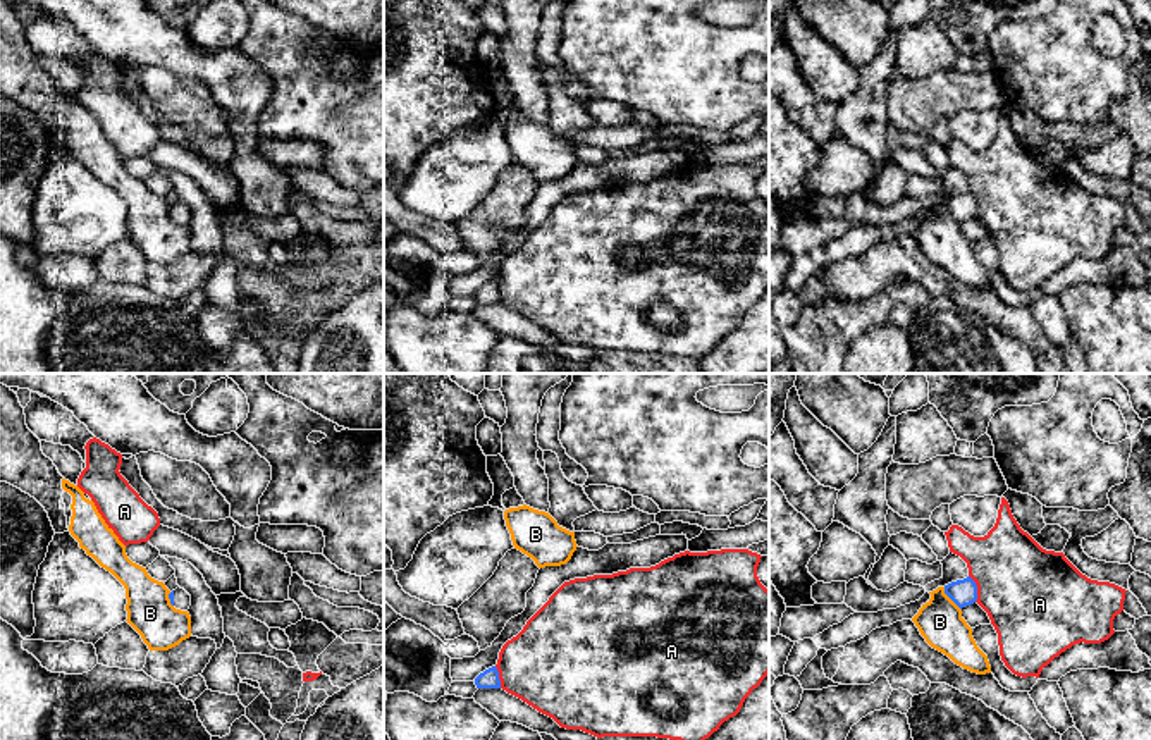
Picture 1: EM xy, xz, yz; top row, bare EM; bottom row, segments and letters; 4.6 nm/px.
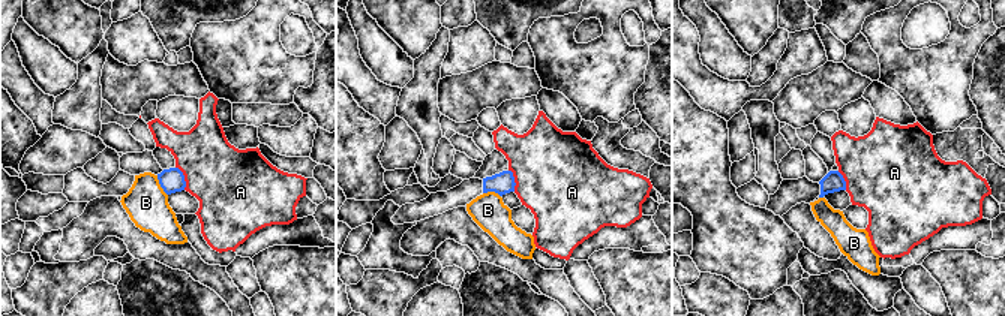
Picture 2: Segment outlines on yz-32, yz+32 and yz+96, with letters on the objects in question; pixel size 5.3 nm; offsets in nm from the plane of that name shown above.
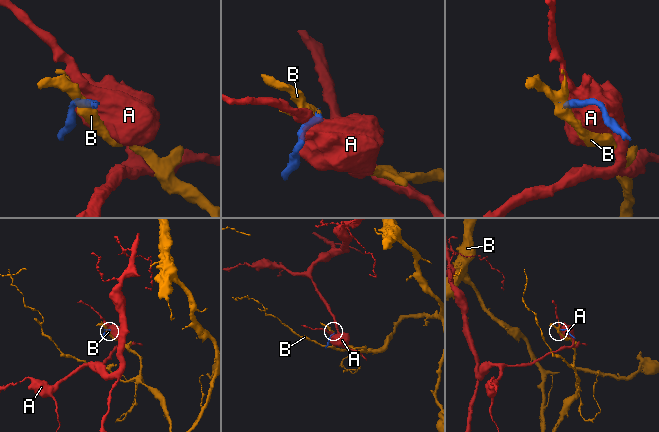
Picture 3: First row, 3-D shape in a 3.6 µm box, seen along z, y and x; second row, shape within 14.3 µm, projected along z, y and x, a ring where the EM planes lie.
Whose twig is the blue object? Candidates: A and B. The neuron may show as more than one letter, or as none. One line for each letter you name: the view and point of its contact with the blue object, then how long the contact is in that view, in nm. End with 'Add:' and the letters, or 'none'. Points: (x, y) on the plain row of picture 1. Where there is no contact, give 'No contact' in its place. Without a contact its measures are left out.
Add: none

